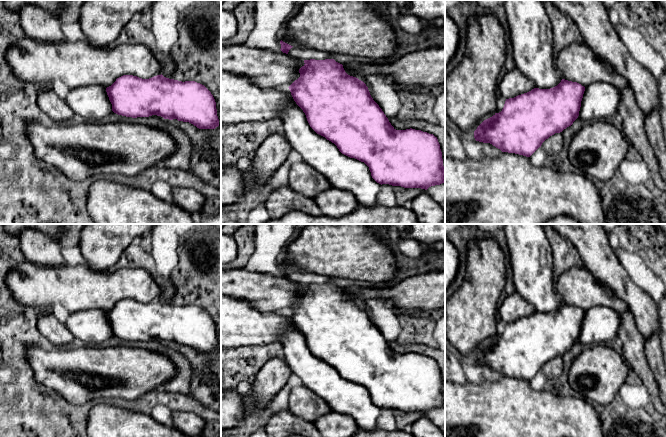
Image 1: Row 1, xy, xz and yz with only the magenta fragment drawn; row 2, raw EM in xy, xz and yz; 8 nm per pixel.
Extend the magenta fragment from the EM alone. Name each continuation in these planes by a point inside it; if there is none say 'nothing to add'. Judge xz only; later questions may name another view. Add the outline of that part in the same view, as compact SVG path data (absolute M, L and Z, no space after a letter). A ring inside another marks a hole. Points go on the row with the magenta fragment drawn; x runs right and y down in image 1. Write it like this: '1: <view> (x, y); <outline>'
1: xz (343, 172); M290 103L284 109L281 120L284 125L284 135L291 148L302 156L304 162L323 174L332 187L352 192L360 206L377 206L377 197L382 187L372 178L369 167L364 162L342 154L334 143L317 134L310 127L305 113L297 104Z

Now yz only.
1: yz (600, 101); M596 82L585 87L578 118L584 122L608 120L617 114L620 89L615 86Z

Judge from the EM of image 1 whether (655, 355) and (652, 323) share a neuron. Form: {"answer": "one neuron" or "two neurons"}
{"answer": "two neurons"}

